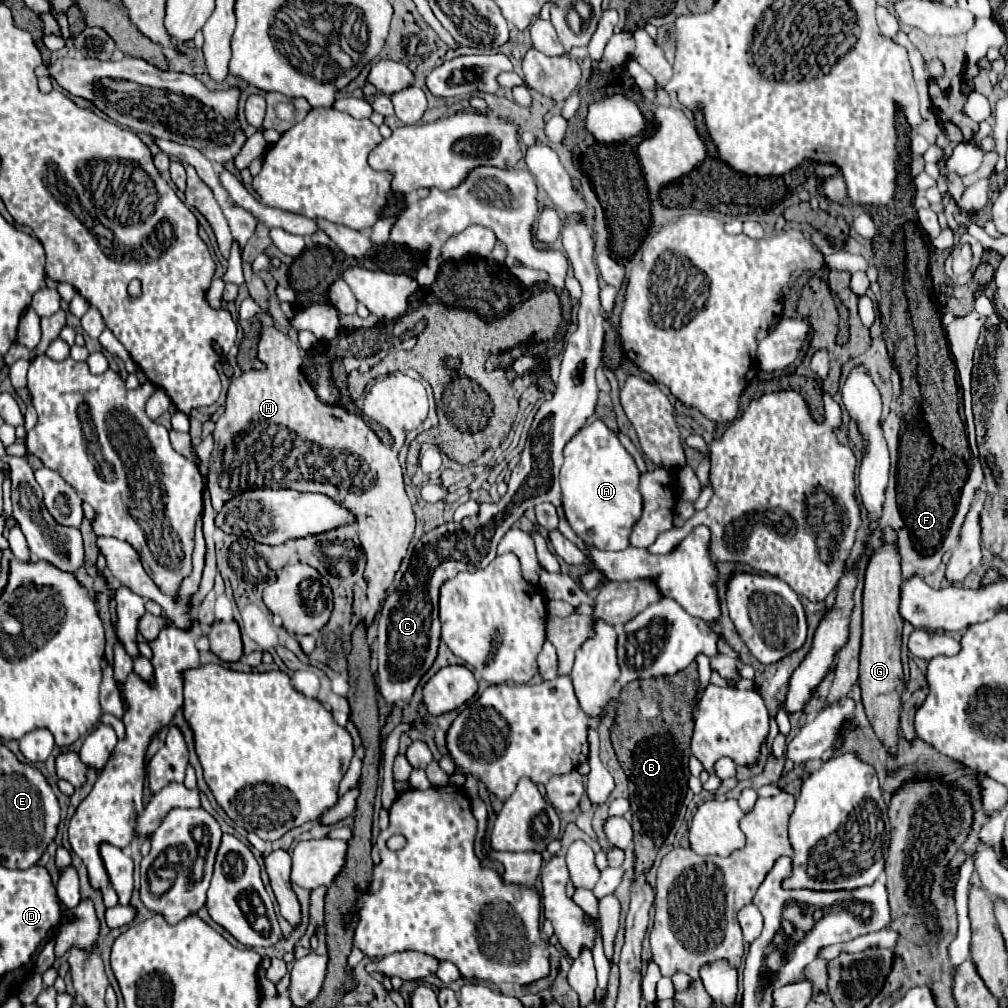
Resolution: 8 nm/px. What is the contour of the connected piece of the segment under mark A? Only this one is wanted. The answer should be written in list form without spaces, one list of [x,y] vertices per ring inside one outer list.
[[[599,419],[587,423],[565,445],[565,461],[561,467],[561,491],[565,519],[571,529],[587,543],[607,551],[629,547],[629,535],[641,517],[639,469],[635,459],[621,445],[619,437]]]

